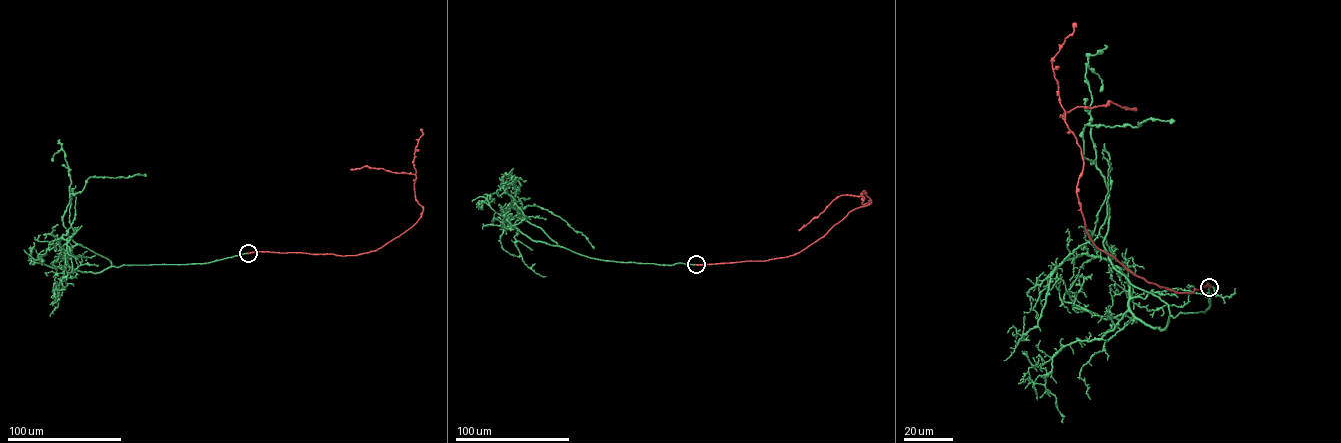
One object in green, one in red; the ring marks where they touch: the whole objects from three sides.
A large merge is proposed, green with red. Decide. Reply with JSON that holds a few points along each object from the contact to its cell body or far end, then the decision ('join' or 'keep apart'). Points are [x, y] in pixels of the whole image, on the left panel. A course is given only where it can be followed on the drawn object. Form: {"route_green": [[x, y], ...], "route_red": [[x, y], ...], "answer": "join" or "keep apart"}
{"route_green": [[248, 253], [205, 263], [117, 267], [69, 235], [63, 216], [70, 194], [81, 191], [90, 177], [146, 175]], "route_red": [[248, 253], [360, 254], [384, 245], [420, 217], [423, 208], [415, 198], [414, 174], [364, 166], [350, 169]], "answer": "join"}

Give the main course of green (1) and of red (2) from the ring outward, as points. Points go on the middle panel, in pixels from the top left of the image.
1: (696, 264), (590, 258), (560, 247), (516, 215), (511, 218), (527, 206), (547, 209), (594, 248)
2: (696, 264), (795, 255), (851, 211), (871, 202), (863, 206), (862, 196), (837, 197), (798, 230)

